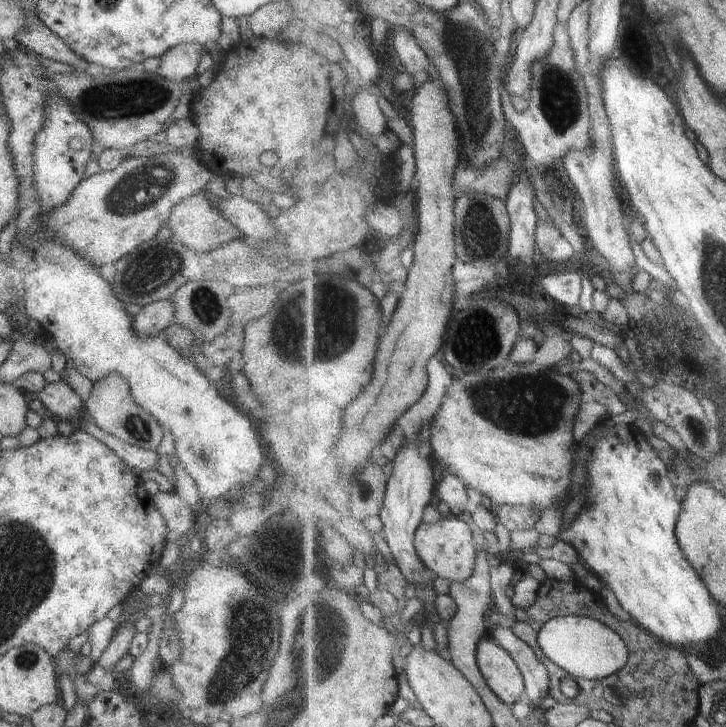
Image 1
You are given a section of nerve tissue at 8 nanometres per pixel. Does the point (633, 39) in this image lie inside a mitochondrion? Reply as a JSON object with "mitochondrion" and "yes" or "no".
{"mitochondrion":"no"}

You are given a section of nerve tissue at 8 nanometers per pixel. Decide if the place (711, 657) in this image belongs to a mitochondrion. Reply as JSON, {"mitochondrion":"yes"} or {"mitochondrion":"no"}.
{"mitochondrion":"no"}

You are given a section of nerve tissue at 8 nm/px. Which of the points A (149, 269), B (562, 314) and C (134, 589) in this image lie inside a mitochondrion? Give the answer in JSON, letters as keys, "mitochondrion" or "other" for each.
{"A":"mitochondrion","B":"other","C":"other"}

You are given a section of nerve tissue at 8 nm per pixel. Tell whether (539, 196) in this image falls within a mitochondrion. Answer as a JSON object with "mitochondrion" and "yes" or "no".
{"mitochondrion":"no"}

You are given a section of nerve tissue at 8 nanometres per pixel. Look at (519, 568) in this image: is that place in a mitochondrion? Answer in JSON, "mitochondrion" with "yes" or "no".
{"mitochondrion":"no"}

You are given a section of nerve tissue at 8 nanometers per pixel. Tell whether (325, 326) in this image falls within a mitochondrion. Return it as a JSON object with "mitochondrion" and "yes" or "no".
{"mitochondrion":"yes"}

